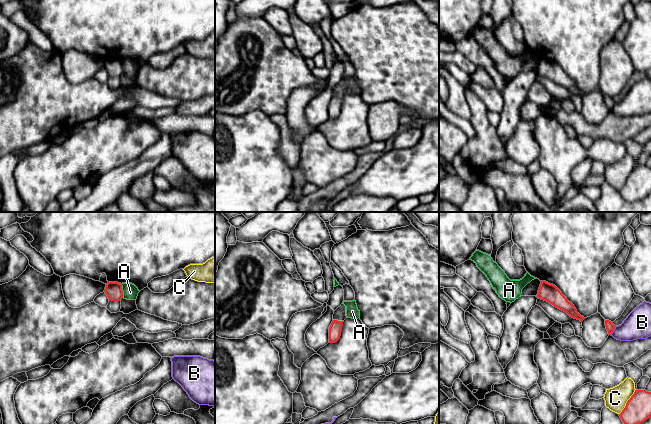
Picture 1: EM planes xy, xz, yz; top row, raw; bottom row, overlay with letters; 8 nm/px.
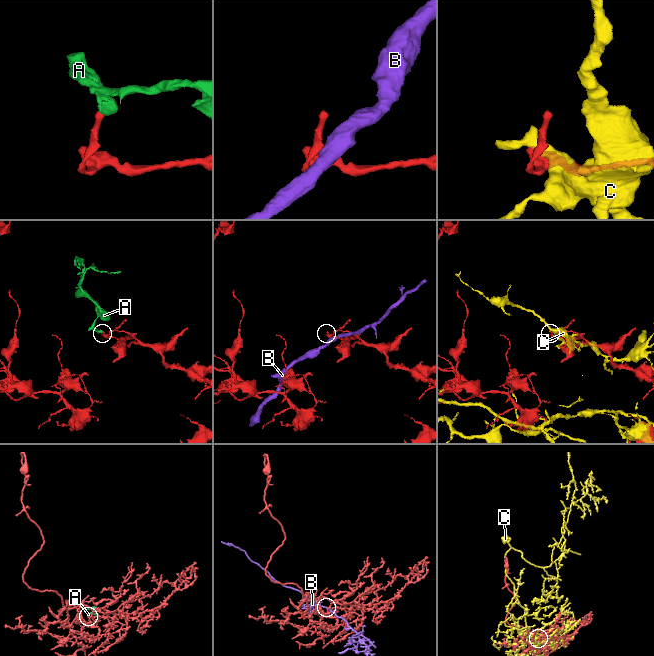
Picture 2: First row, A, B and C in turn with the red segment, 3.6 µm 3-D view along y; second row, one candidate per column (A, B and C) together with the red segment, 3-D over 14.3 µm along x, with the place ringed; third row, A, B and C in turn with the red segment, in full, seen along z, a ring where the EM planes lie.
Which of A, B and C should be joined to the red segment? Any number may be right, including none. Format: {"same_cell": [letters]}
{"same_cell": []}

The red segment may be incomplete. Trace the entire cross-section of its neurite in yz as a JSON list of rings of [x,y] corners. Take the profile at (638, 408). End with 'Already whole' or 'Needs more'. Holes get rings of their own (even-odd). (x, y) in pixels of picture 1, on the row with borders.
[[[635,390],[619,414],[624,424],[641,424],[651,416],[651,392]]]. Already whole

